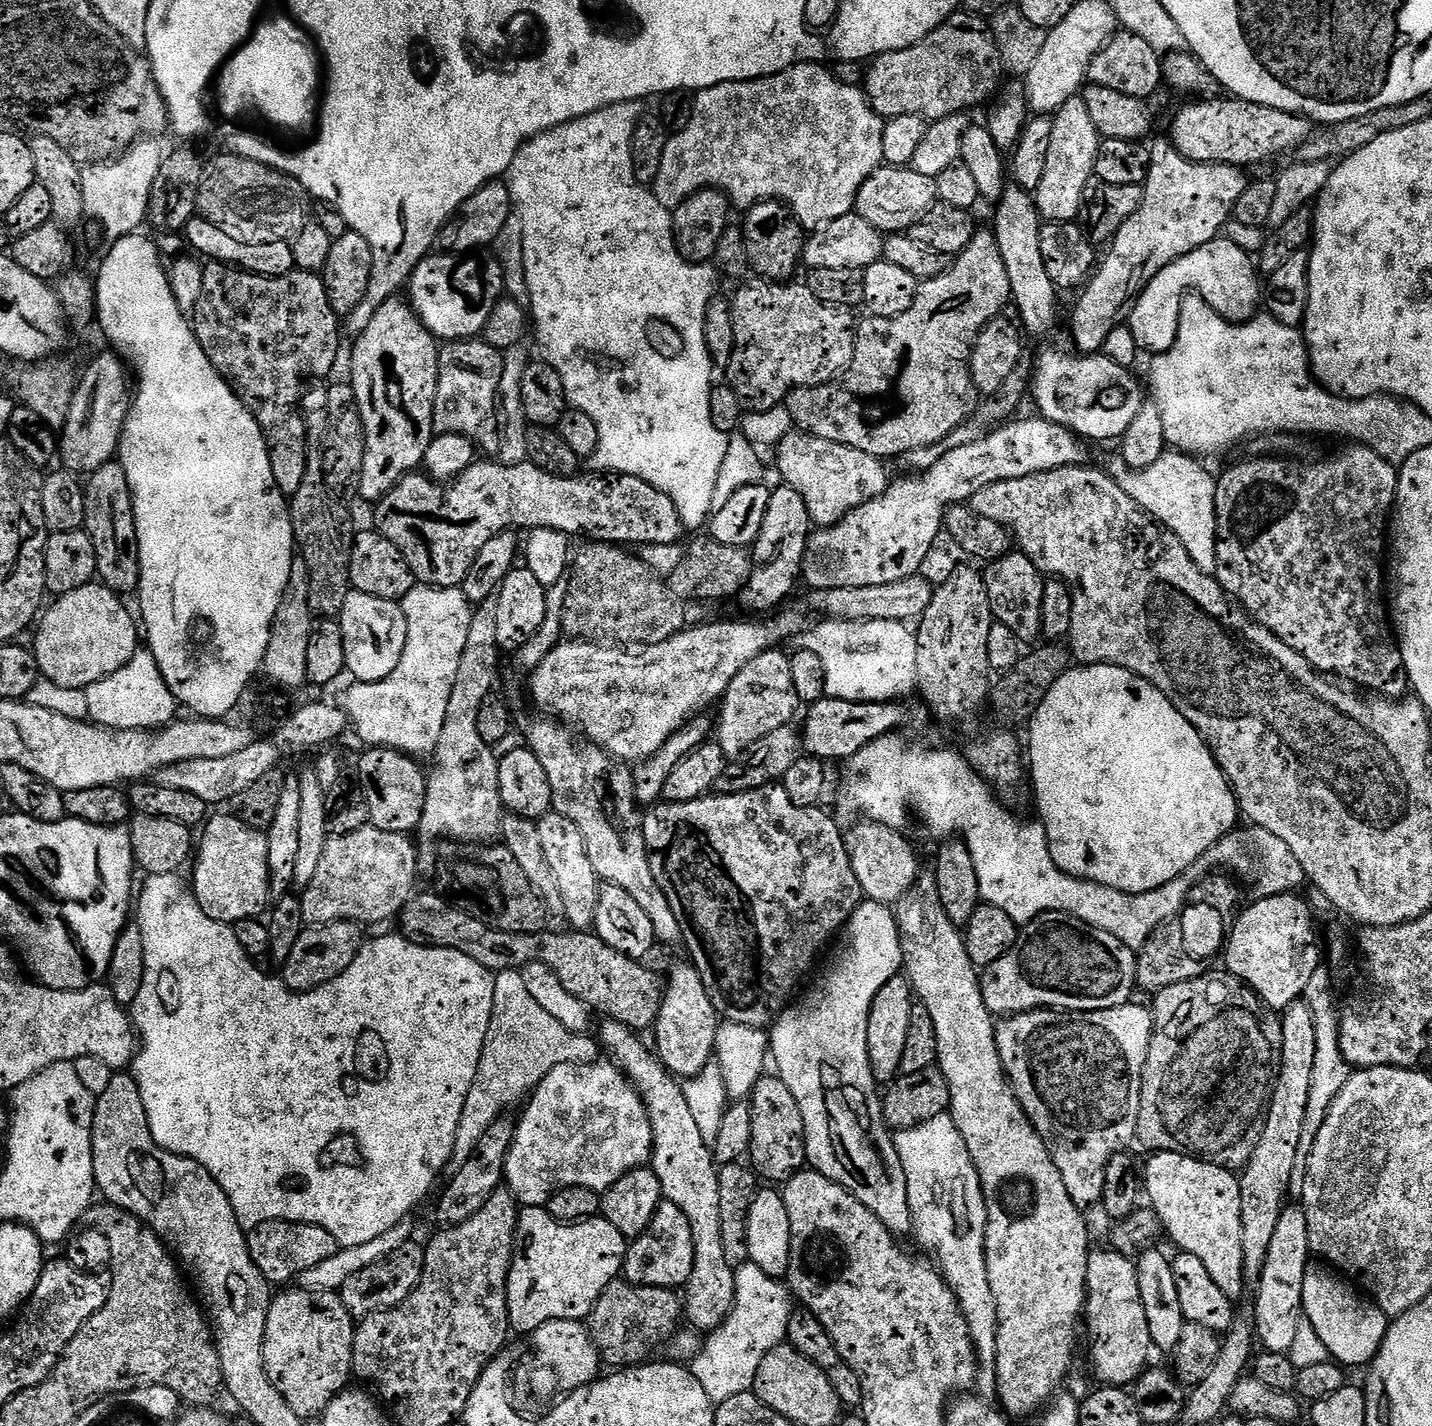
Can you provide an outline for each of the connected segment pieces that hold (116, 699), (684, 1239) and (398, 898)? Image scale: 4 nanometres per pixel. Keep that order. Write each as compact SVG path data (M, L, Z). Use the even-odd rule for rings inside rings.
M138 650L128 664L114 674L89 685L83 693L89 707L87 719L95 725L113 729L154 729L174 720L178 705L174 694L156 669L156 660L147 650Z
M662 1200L648 1227L625 1251L622 1258L622 1276L631 1287L677 1289L687 1285L692 1276L696 1252L693 1250L692 1227L676 1204Z
M365 826L333 835L322 850L322 858L318 858L314 878L303 889L304 896L299 897L303 923L323 926L346 920L367 926L392 915L393 919L414 895L415 851L413 841L402 832Z

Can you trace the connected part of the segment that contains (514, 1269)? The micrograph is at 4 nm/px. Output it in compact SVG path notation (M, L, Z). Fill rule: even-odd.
M524 1206L519 1209L516 1234L508 1262L506 1297L508 1323L525 1334L536 1331L550 1319L583 1321L600 1299L601 1292L609 1287L612 1275L618 1272L618 1257L625 1251L626 1237L608 1220L589 1218L579 1222L555 1220L544 1206Z

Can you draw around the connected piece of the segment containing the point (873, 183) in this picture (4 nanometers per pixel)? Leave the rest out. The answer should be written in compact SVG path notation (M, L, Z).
M881 166L868 175L866 182L858 190L854 212L866 222L870 222L881 233L900 234L911 228L917 220L924 219L937 200L935 179L927 176L925 172L919 172L911 166Z

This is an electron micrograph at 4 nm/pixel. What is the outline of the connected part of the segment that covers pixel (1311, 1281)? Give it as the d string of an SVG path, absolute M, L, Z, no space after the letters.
M1305 1267L1302 1282L1302 1302L1304 1303L1302 1312L1306 1317L1306 1324L1316 1331L1317 1338L1324 1343L1325 1350L1332 1355L1329 1357L1335 1363L1341 1366L1371 1365L1372 1360L1378 1354L1384 1335L1388 1333L1389 1317L1385 1316L1384 1311L1377 1308L1375 1303L1365 1299L1355 1287L1345 1283L1339 1275L1312 1267Z

